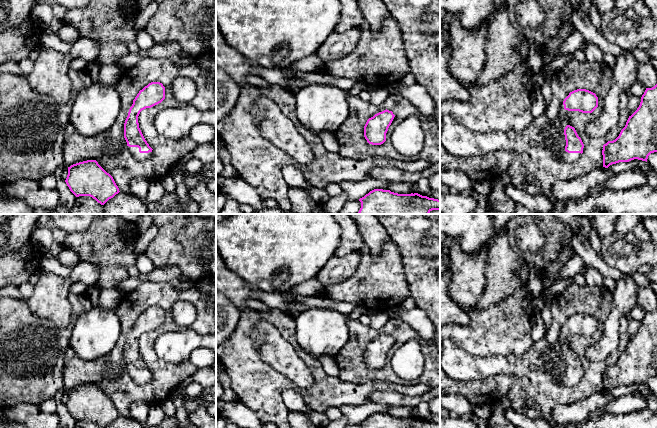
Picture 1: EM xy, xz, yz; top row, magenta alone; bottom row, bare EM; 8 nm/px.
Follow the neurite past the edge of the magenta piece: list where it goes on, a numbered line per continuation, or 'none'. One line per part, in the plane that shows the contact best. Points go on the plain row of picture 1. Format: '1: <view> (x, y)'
1: xy (134, 375)

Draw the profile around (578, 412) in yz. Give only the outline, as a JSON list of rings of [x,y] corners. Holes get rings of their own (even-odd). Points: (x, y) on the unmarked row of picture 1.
[[[601,391],[570,405],[557,405],[552,416],[557,425],[579,424],[587,421],[593,412],[604,408],[615,399],[609,392]]]

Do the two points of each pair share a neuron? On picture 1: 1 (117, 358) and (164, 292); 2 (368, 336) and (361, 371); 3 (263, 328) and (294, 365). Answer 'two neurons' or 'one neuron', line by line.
1: one neuron
2: one neuron
3: one neuron

